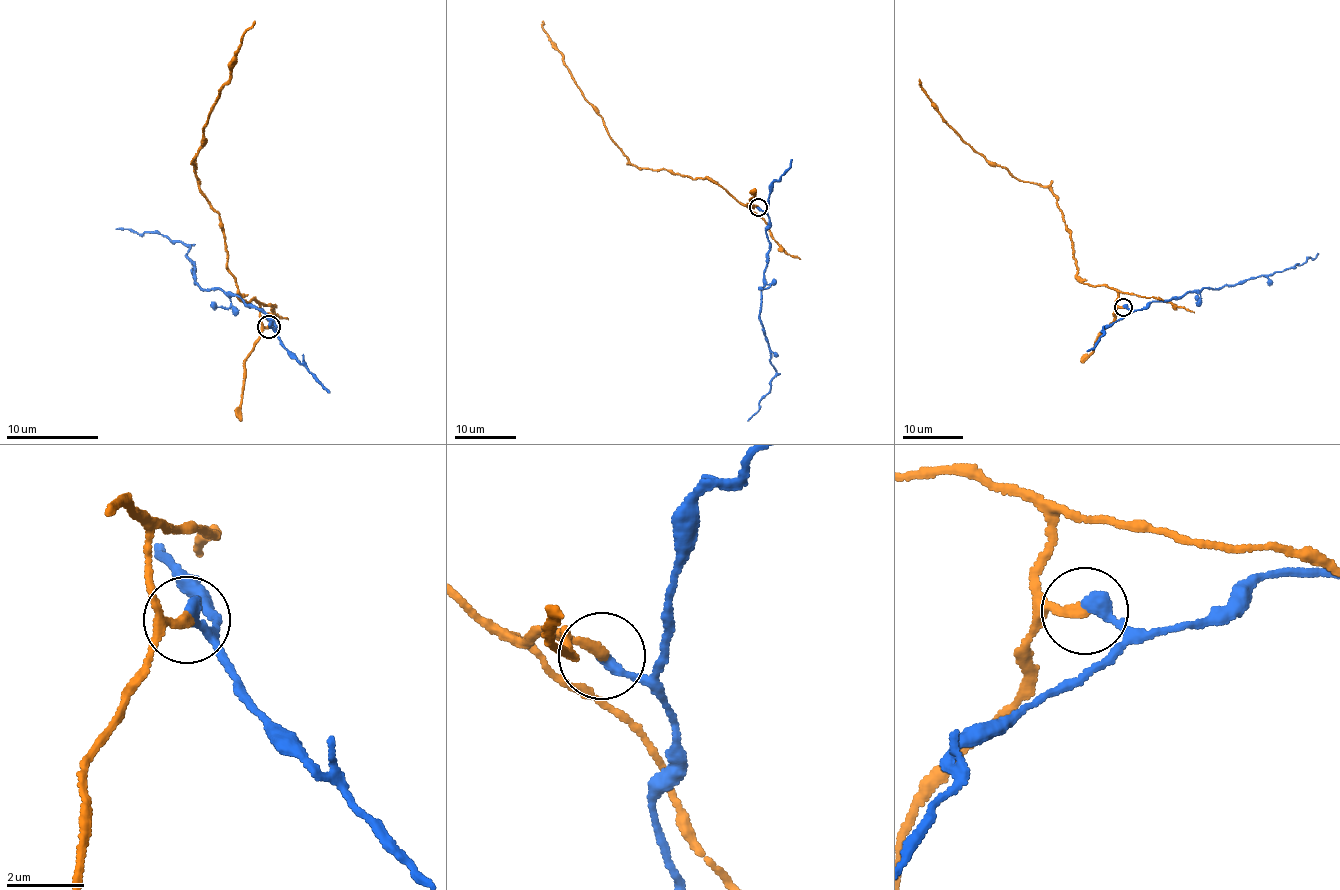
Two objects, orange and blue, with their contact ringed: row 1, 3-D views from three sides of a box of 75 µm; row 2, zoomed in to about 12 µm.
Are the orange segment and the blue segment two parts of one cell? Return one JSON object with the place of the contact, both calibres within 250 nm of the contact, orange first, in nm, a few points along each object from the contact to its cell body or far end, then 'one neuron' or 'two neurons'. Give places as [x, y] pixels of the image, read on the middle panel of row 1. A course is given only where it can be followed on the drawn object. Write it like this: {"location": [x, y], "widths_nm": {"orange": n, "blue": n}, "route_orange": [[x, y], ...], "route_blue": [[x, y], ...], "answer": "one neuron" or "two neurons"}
{"location": [758, 207], "widths_nm": {"orange": 280, "blue": 340}, "route_orange": [[757, 207], [743, 205], [706, 178], [636, 167], [630, 163], [585, 99], [543, 28], [543, 21]], "route_blue": [[757, 207], [768, 216], [770, 248], [760, 321], [770, 363], [776, 372], [758, 411], [748, 420]], "answer": "two neurons"}

